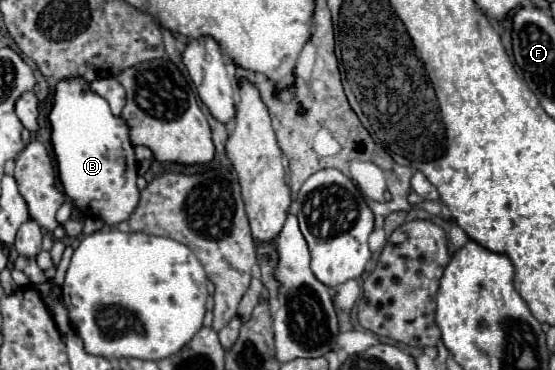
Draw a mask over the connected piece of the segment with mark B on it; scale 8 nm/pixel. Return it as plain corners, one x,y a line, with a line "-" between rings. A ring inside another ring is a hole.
67,77
55,85
49,123
63,193
75,201
75,207
99,217
105,225
127,221
137,209
139,189
137,159
125,119
111,113
109,103
91,89
89,81
83,77

